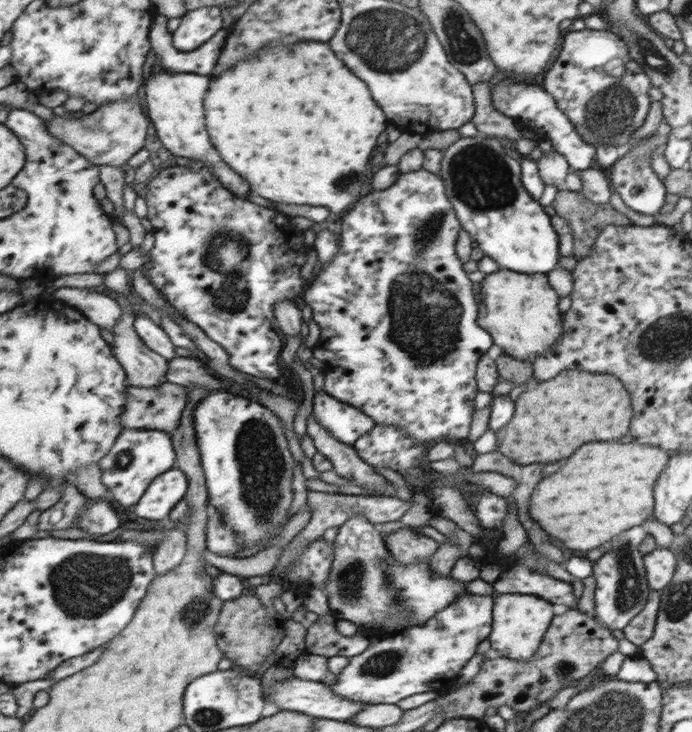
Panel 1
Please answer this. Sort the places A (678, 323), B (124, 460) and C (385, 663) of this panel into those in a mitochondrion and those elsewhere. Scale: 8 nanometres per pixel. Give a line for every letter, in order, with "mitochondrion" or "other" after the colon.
A: mitochondrion
B: mitochondrion
C: mitochondrion

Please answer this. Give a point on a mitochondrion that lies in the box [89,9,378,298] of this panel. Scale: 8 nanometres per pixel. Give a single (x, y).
(348, 183)

